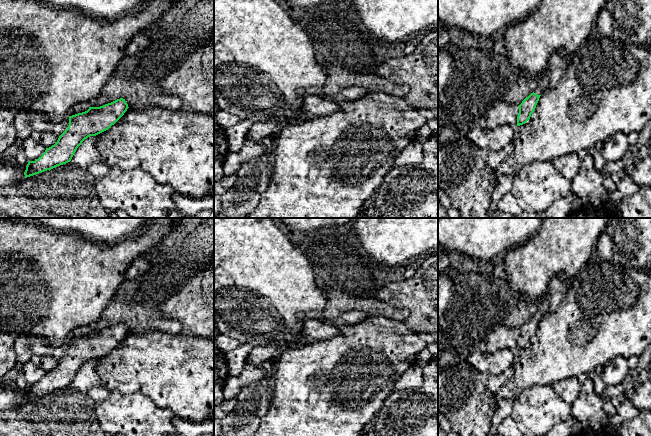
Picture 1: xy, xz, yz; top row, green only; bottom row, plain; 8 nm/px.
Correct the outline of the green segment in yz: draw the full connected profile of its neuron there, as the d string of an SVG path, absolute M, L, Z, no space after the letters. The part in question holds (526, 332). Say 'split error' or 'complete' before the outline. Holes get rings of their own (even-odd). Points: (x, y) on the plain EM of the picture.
split error | M545 294L538 303L538 309L533 317L525 322L522 327L518 330L519 337L517 340L517 350L525 348L534 336L536 329L539 325L541 318L544 313L549 309L549 294Z

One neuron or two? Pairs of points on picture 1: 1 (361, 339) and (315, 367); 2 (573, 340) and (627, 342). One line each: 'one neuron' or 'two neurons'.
1: one neuron
2: one neuron

